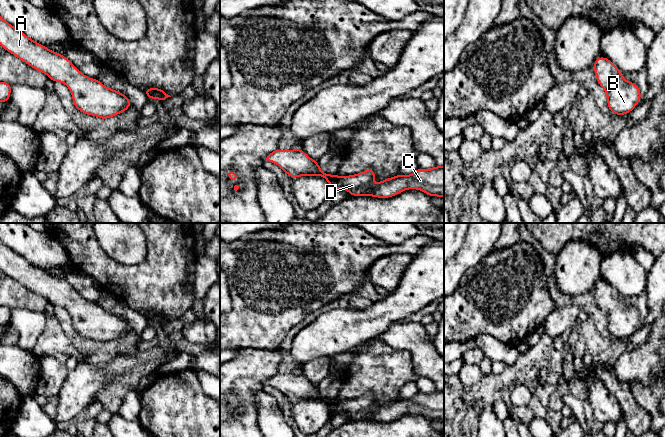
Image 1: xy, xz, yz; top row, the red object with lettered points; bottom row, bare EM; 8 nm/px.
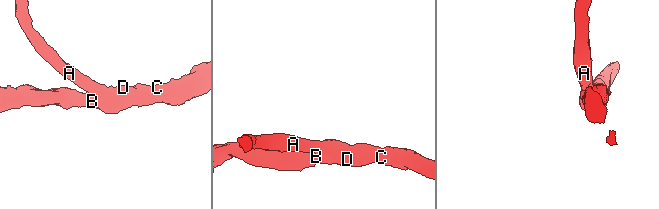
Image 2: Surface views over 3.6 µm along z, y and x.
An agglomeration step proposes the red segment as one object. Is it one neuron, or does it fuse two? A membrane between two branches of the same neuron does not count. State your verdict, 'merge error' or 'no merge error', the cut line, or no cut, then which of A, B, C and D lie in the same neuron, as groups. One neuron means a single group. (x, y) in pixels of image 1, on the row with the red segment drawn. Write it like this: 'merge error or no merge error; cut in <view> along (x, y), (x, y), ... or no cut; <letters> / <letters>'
no merge error; no cut; A B C D

